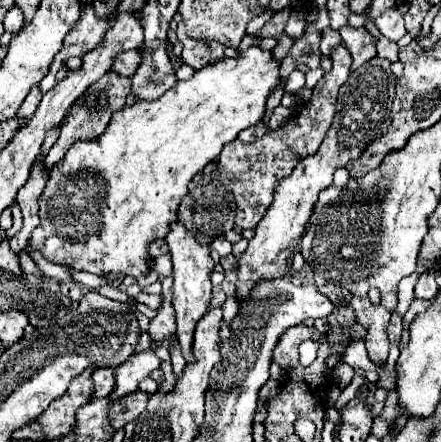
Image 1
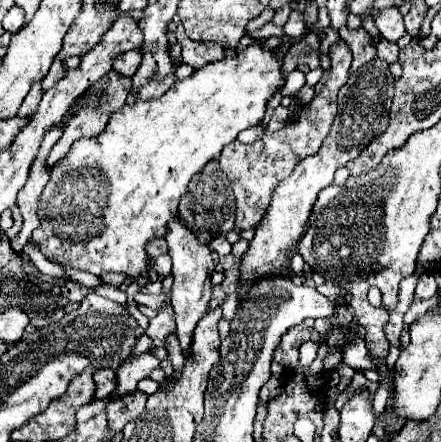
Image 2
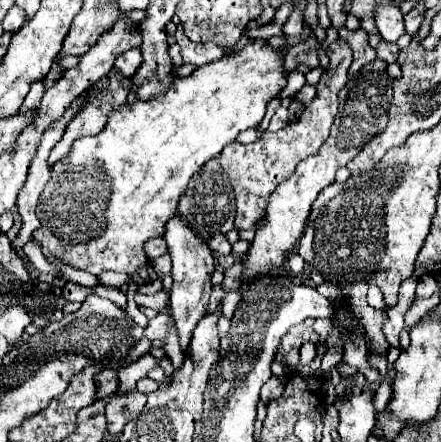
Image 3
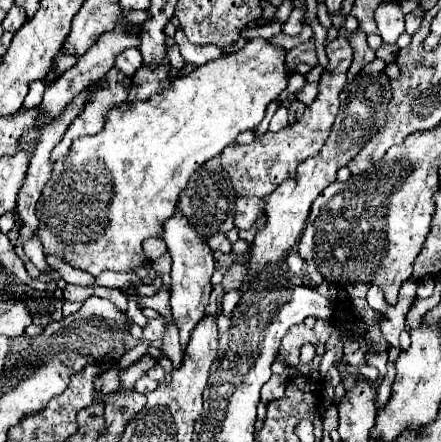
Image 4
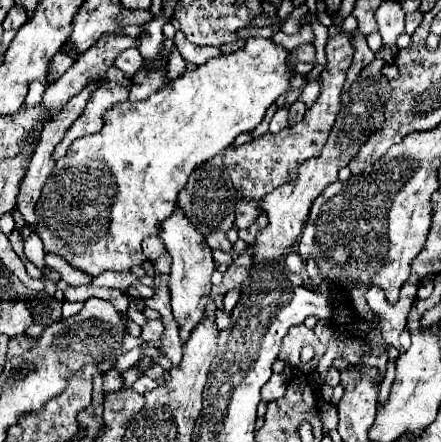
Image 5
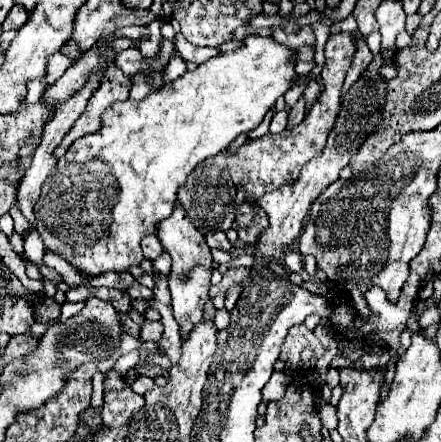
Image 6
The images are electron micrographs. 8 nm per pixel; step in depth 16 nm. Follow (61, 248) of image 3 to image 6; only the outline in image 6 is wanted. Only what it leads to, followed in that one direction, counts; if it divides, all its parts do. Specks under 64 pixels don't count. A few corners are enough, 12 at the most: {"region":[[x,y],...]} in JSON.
{"region":[[270,36],[112,104],[42,184],[44,246],[144,258],[194,166],[296,80]]}

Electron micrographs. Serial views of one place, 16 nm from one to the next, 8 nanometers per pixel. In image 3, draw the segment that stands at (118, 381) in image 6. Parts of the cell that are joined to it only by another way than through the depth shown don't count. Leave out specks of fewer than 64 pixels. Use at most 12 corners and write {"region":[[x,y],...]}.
{"region":[[114,368],[102,370],[100,398],[118,390],[118,372]]}

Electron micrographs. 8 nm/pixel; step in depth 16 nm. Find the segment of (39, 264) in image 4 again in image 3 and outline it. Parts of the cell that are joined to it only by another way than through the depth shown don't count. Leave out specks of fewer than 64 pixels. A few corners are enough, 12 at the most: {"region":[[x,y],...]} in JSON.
{"region":[[32,238],[24,244],[24,254],[40,274],[58,274],[42,254],[40,244]]}

